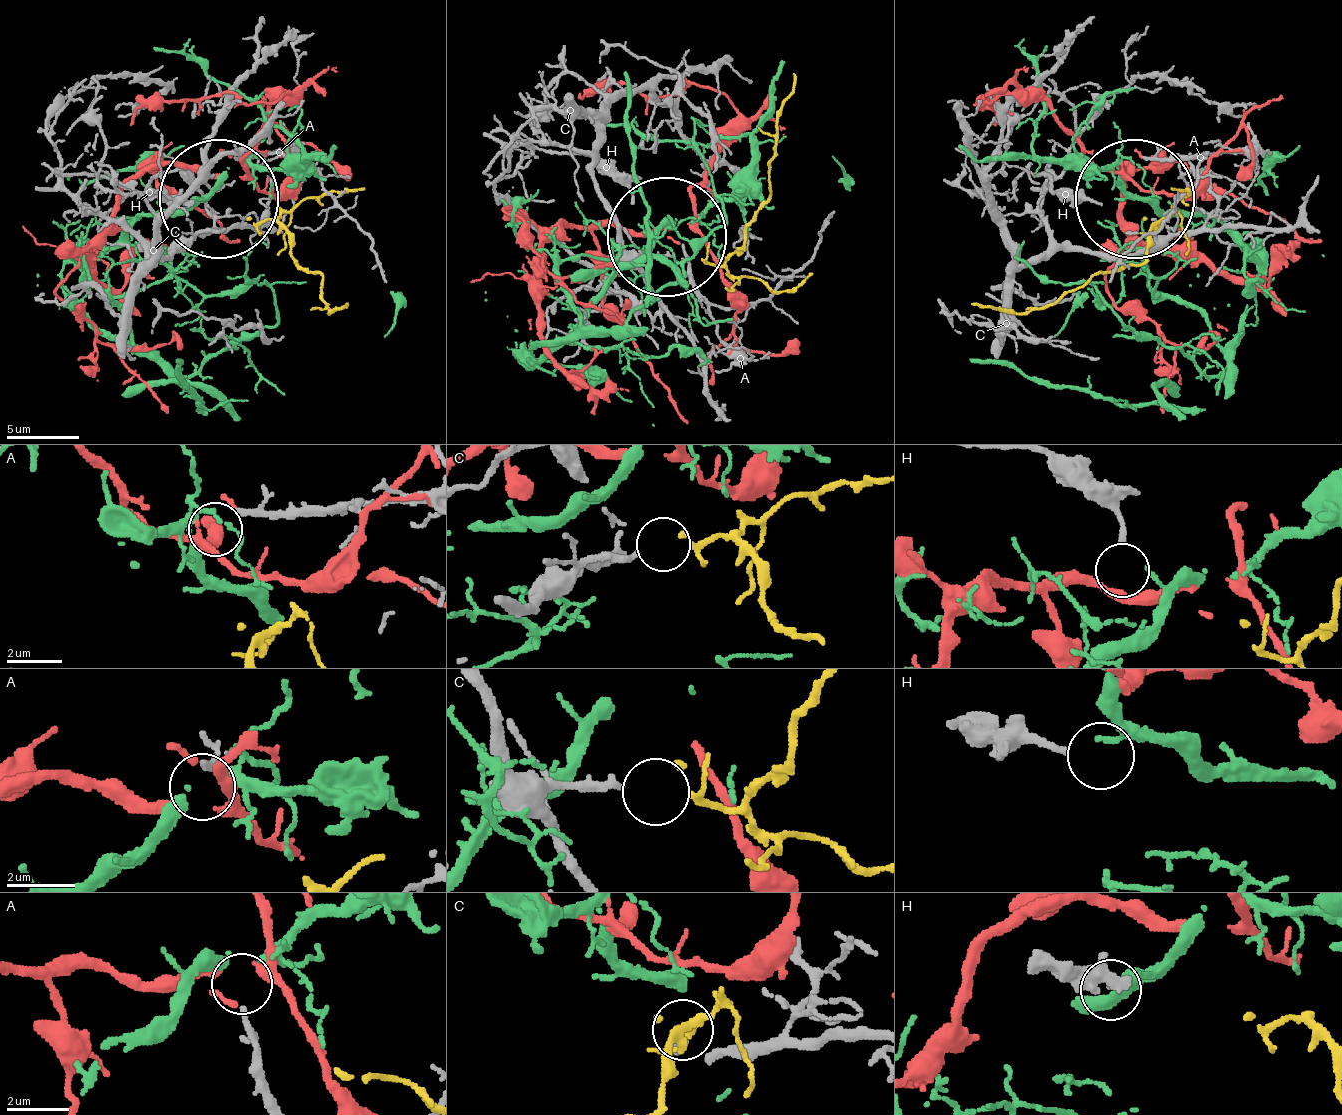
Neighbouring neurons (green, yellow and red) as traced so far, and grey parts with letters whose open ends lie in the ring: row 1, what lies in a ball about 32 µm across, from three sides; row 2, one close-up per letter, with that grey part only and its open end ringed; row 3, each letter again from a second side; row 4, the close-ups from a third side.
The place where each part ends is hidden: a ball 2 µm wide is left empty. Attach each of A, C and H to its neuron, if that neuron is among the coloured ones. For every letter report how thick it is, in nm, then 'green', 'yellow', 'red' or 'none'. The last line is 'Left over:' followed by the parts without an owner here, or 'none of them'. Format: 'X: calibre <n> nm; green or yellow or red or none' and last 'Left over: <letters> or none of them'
A: calibre 140 nm; green
C: calibre 240 nm; yellow
H: calibre 180 nm; none
Left over: H

